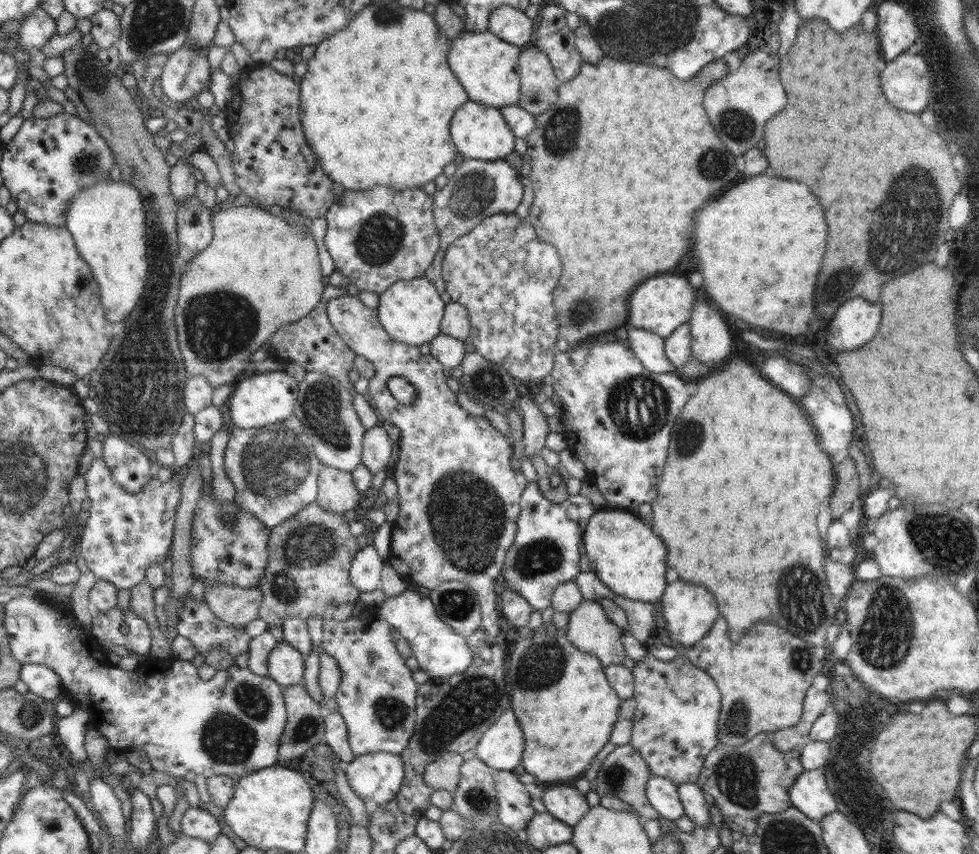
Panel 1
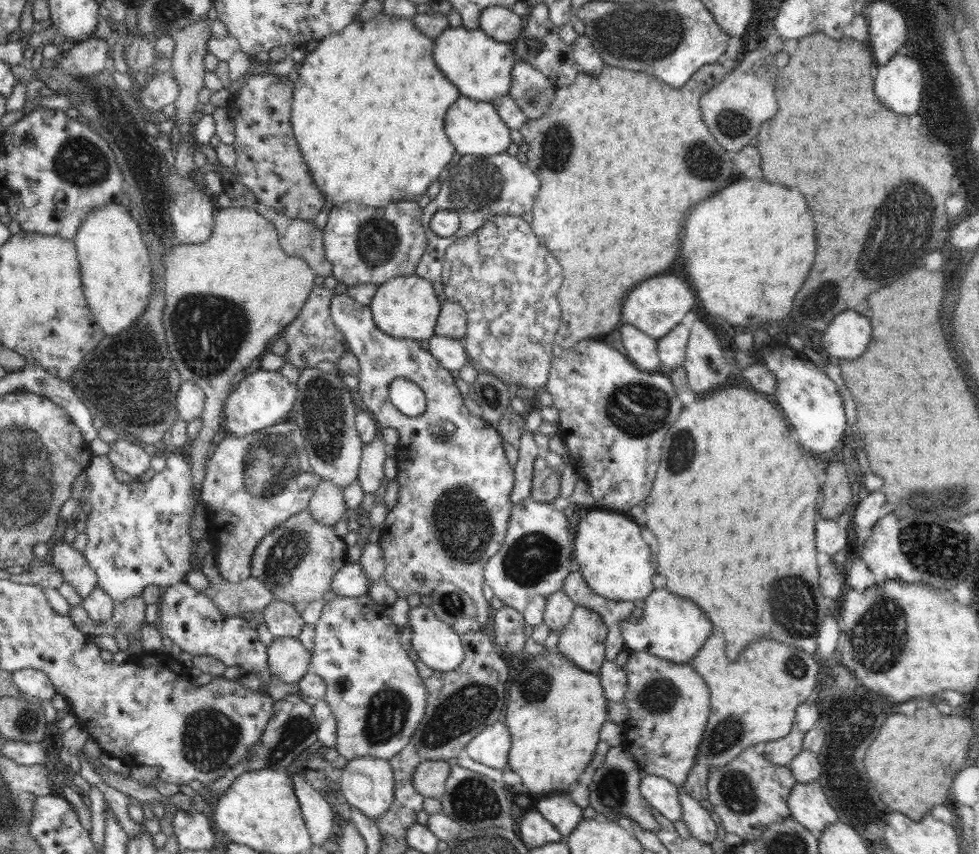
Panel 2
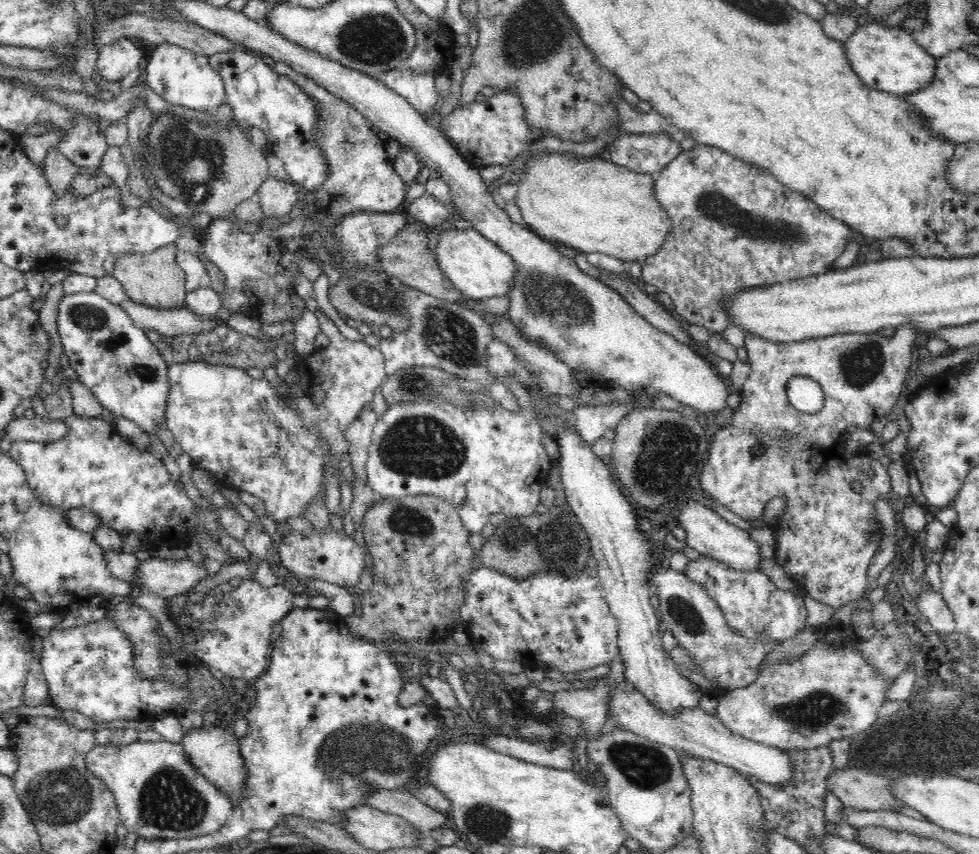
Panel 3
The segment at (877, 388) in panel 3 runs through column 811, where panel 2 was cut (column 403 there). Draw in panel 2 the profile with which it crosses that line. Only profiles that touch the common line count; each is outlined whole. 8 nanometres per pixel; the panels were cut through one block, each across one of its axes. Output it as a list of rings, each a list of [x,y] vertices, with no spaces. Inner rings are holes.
[[[346,293],[332,297],[330,316],[334,326],[344,335],[349,351],[358,358],[360,384],[355,396],[359,406],[372,413],[380,427],[394,428],[399,432],[397,453],[394,455],[399,497],[394,508],[387,512],[378,542],[384,556],[383,579],[396,591],[398,598],[407,598],[415,593],[431,595],[441,582],[451,582],[472,598],[477,609],[478,628],[488,624],[493,609],[482,591],[486,583],[484,566],[500,550],[514,506],[510,501],[514,490],[514,469],[504,454],[499,432],[464,406],[463,394],[455,384],[455,373],[446,370],[429,350],[422,349],[419,341],[394,338],[382,332],[376,326],[369,307],[356,302]],[[395,378],[410,380],[424,391],[426,406],[422,414],[413,417],[402,414],[390,402],[388,386]]]

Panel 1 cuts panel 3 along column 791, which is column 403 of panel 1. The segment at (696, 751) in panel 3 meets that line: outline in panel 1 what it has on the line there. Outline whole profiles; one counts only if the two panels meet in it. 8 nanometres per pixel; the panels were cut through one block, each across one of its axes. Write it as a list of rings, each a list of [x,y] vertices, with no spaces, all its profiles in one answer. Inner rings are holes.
[[[373,752],[343,764],[345,780],[354,793],[379,808],[398,794],[404,780],[404,761],[399,754]]]

